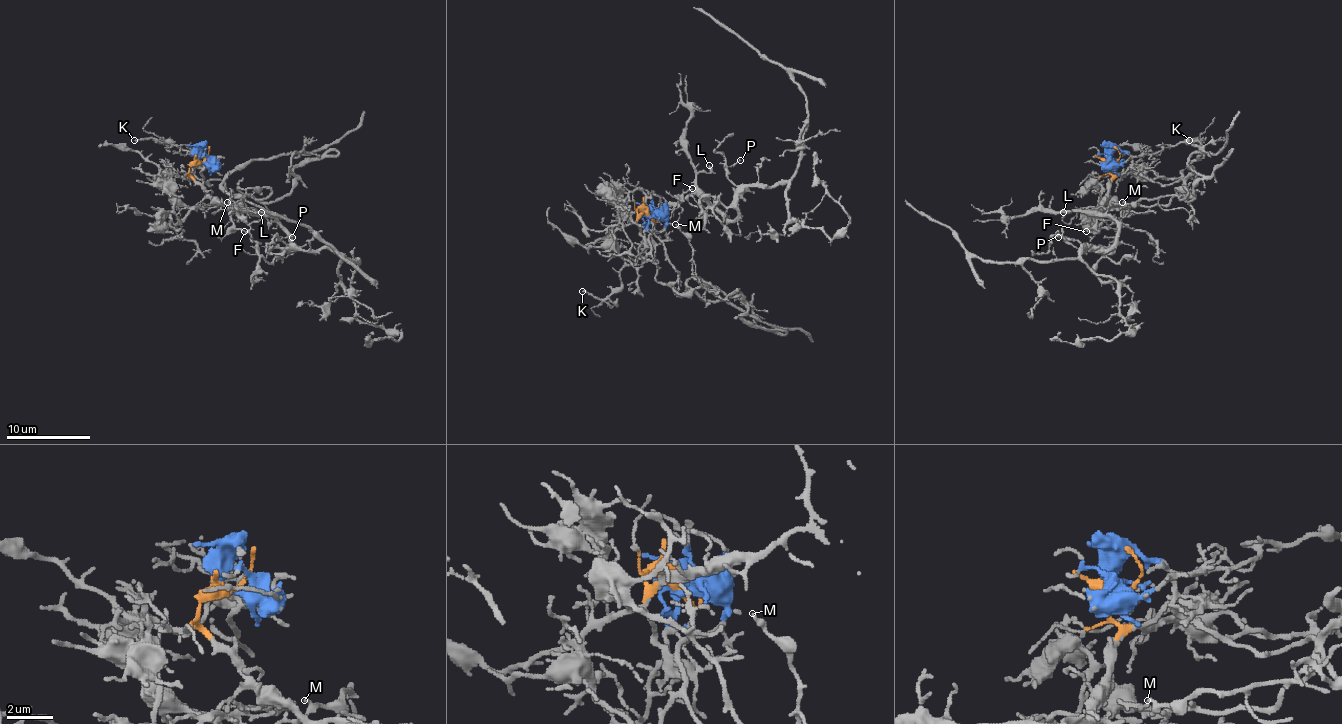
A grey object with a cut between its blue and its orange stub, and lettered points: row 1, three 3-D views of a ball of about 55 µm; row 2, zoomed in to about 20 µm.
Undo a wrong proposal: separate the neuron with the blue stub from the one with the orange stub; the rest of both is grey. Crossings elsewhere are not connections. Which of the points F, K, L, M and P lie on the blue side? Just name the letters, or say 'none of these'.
K, M

